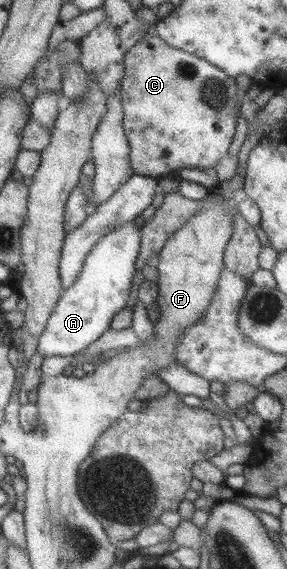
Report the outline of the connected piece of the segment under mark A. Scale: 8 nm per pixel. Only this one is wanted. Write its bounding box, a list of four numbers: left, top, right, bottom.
[36,220,140,358]

